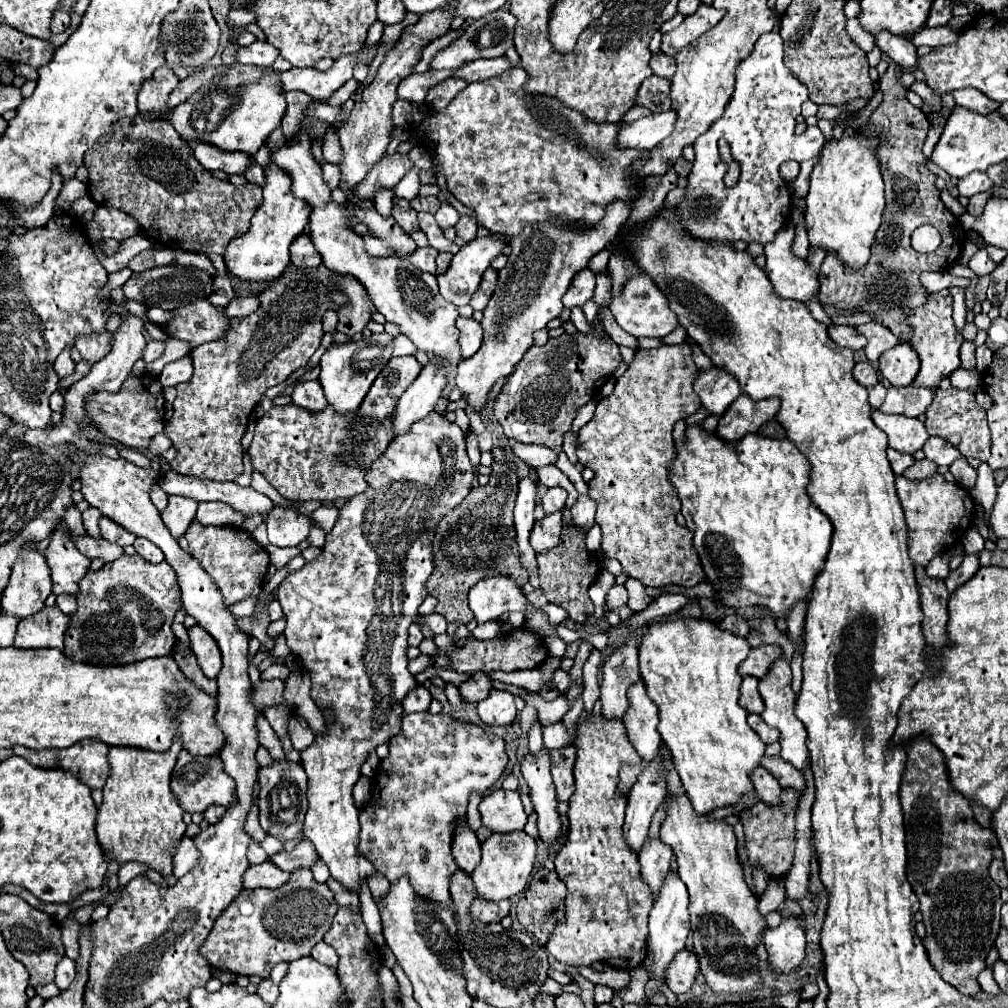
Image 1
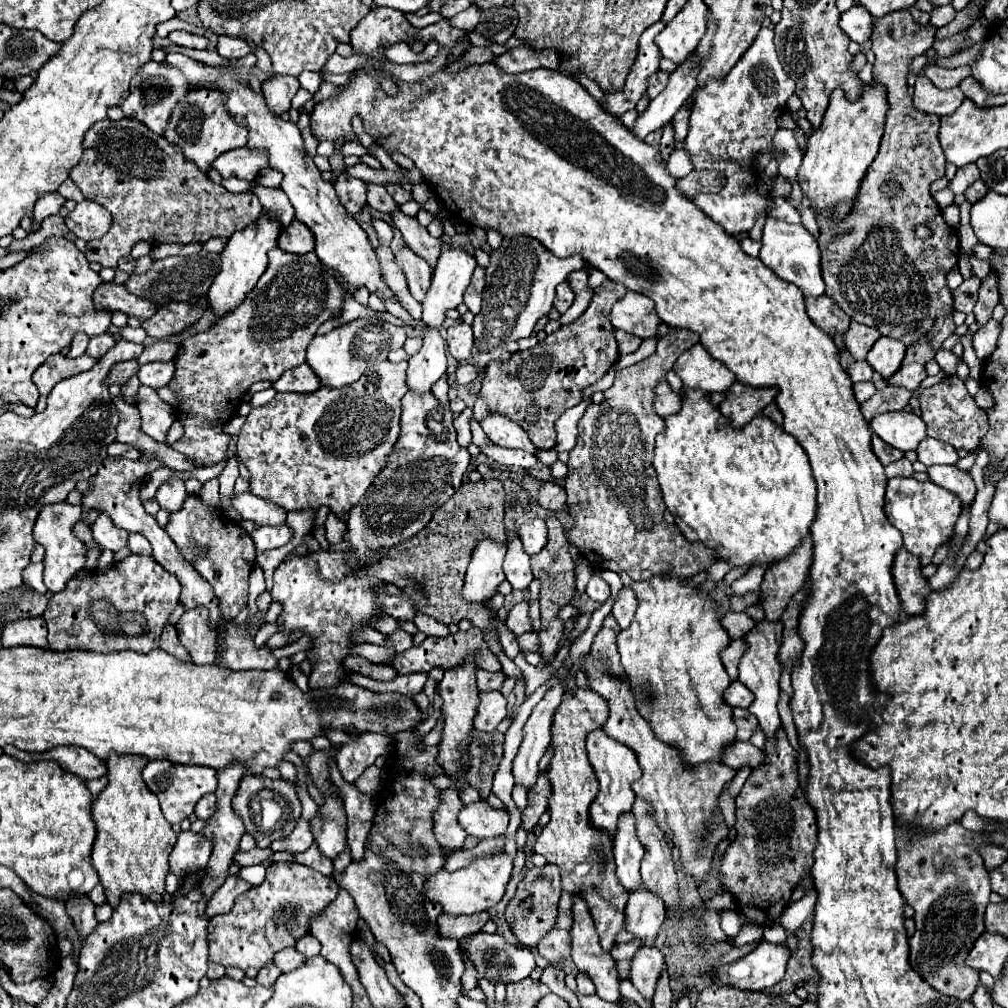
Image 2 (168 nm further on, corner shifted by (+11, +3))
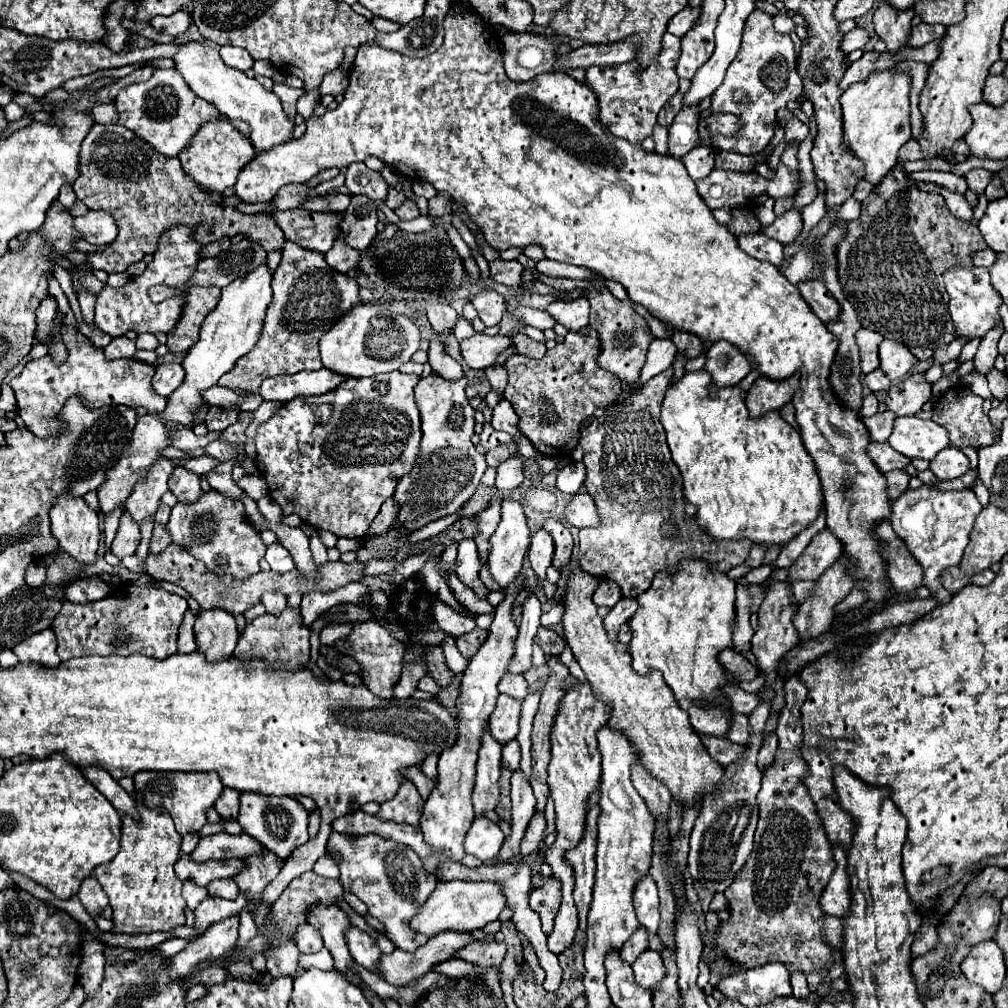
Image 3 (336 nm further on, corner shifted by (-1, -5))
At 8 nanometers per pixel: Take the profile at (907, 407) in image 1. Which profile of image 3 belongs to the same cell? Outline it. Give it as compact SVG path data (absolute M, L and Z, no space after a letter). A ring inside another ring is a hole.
M891 411L877 413L873 417L863 419L863 423L869 431L869 439L875 441L875 443L885 443L887 441L887 437L891 435L891 429L893 429L893 421L895 421L895 415L891 415Z

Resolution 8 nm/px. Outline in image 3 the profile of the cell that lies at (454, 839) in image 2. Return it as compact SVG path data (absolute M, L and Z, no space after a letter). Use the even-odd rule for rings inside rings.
M517 575L513 583L507 585L503 591L505 597L503 601L495 607L495 619L489 627L489 635L485 643L479 647L479 651L471 657L463 681L461 681L461 695L457 699L457 709L459 709L459 739L457 743L443 751L439 755L439 775L437 775L437 785L431 791L431 795L425 801L425 811L421 817L421 829L425 833L427 845L433 849L433 855L423 861L423 867L427 875L437 873L437 863L443 863L447 859L451 861L461 861L465 857L463 851L463 839L465 831L471 827L475 819L473 803L471 803L471 793L475 785L475 763L477 763L477 751L481 743L481 735L485 731L485 721L489 719L491 711L495 709L495 701L499 697L497 683L501 677L507 673L507 663L511 661L513 649L515 649L515 637L517 637L517 625L511 619L511 611L515 607L515 599L519 591L525 587L525 577Z

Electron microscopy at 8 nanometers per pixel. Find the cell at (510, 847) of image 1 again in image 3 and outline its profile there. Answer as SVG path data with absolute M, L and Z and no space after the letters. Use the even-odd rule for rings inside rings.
M439 881L429 899L419 907L417 915L409 921L409 927L425 937L435 937L443 931L469 933L483 929L487 923L495 921L505 909L505 897L499 883L489 881Z

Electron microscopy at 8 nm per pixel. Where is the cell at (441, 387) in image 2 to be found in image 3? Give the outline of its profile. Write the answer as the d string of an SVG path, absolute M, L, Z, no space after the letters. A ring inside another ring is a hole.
M437 337L431 339L431 345L429 345L427 355L429 355L429 365L441 377L445 377L445 379L459 379L459 377L463 377L461 365L453 357L449 357L445 353L445 349L443 349L443 345L441 345L441 341Z

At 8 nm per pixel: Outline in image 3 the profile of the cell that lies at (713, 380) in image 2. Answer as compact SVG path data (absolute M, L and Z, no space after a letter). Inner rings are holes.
M723 339L709 347L707 357L709 359L705 363L705 371L709 371L711 379L713 379L711 395L719 387L739 385L739 381L751 371L751 365L749 365L747 357L735 345L731 345Z

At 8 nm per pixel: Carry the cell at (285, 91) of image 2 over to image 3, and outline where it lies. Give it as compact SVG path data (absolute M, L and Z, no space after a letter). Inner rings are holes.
M275 83L275 85L273 85L273 93L281 99L283 109L285 109L285 113L287 113L289 117L295 117L295 115L297 115L295 105L297 105L297 99L299 99L299 95L301 95L303 91L305 91L305 89L293 89L293 87L285 85L285 83Z

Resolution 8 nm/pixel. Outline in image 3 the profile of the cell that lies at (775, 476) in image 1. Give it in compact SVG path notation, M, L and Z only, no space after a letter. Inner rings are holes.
M705 369L687 371L669 385L661 405L659 419L667 433L671 457L683 475L685 499L697 505L699 525L715 539L751 539L753 543L785 545L819 515L823 493L815 463L799 431L779 411L767 411L763 417L753 419L745 407L745 391L739 387L721 387L715 393L717 397L709 397L709 387L711 375Z

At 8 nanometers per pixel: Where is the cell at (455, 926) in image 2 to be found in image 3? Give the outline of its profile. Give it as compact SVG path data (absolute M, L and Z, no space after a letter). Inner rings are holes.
M435 935L435 939L429 939L425 945L415 949L413 953L395 949L391 955L381 955L377 961L377 971L381 979L385 979L391 985L405 985L415 975L425 975L431 971L433 965L447 961L453 957L455 951L471 943L471 935Z

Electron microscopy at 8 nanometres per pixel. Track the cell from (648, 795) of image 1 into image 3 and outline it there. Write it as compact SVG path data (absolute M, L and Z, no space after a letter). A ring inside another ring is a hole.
M645 875L639 881L639 887L635 887L633 903L635 903L635 913L637 913L639 923L649 933L657 933L657 929L659 929L659 895L657 895L657 885L649 875Z

